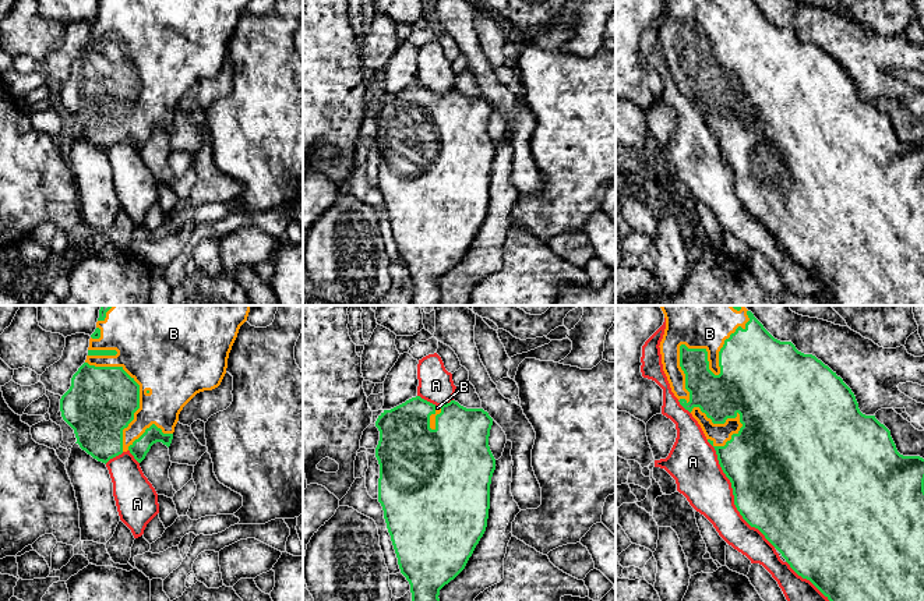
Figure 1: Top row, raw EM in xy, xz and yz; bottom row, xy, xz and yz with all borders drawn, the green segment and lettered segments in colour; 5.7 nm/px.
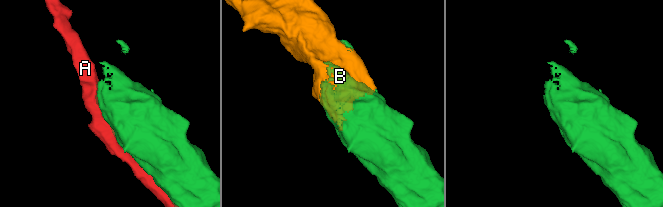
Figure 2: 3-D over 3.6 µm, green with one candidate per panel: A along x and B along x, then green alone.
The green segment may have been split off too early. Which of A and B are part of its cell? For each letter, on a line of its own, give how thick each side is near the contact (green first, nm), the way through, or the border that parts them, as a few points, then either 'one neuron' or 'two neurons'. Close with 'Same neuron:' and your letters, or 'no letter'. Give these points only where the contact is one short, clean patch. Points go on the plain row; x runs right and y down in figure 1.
A: 500/280 nm | two neurons
B: 340/220 nm | one neuron
Same neuron: B

